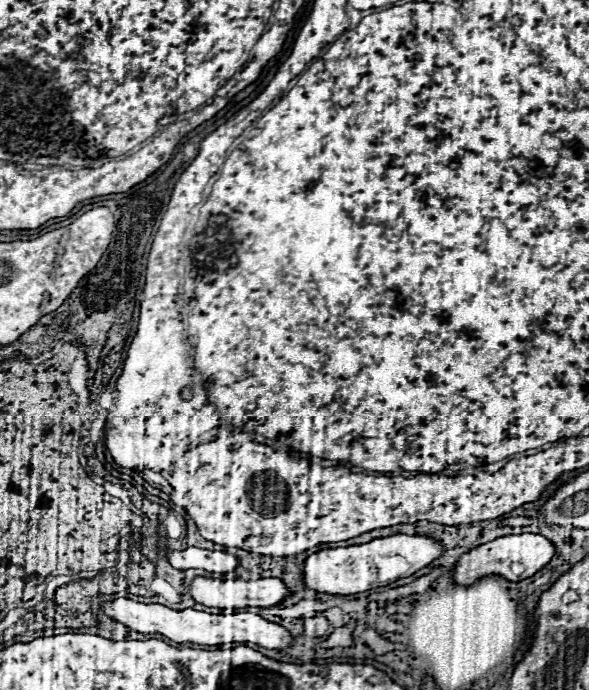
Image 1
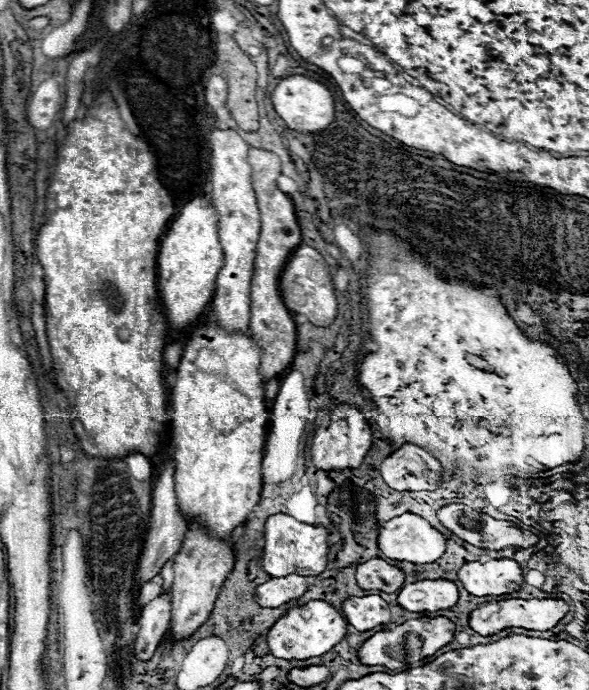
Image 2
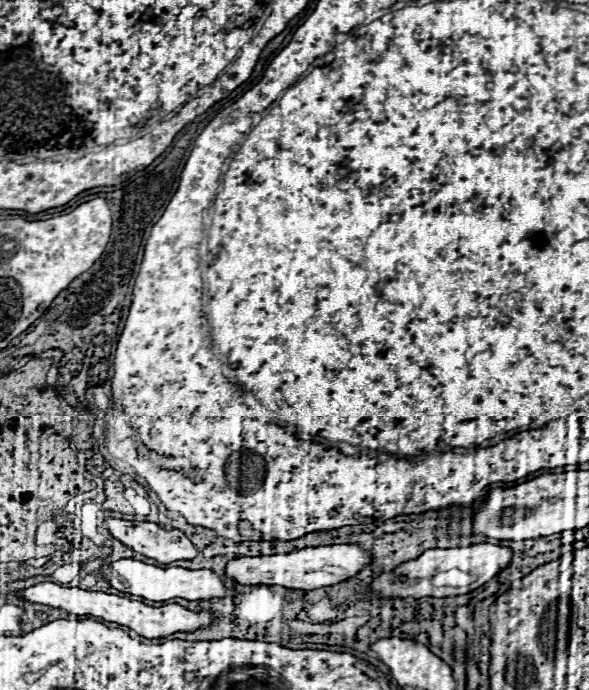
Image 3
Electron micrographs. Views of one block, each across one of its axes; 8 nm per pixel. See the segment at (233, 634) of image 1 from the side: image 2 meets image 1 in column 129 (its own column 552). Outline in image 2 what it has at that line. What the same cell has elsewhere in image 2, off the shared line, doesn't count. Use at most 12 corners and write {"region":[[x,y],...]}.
{"region":[[510,598],[480,604],[468,624],[482,636],[504,628],[552,630],[564,600]]}

